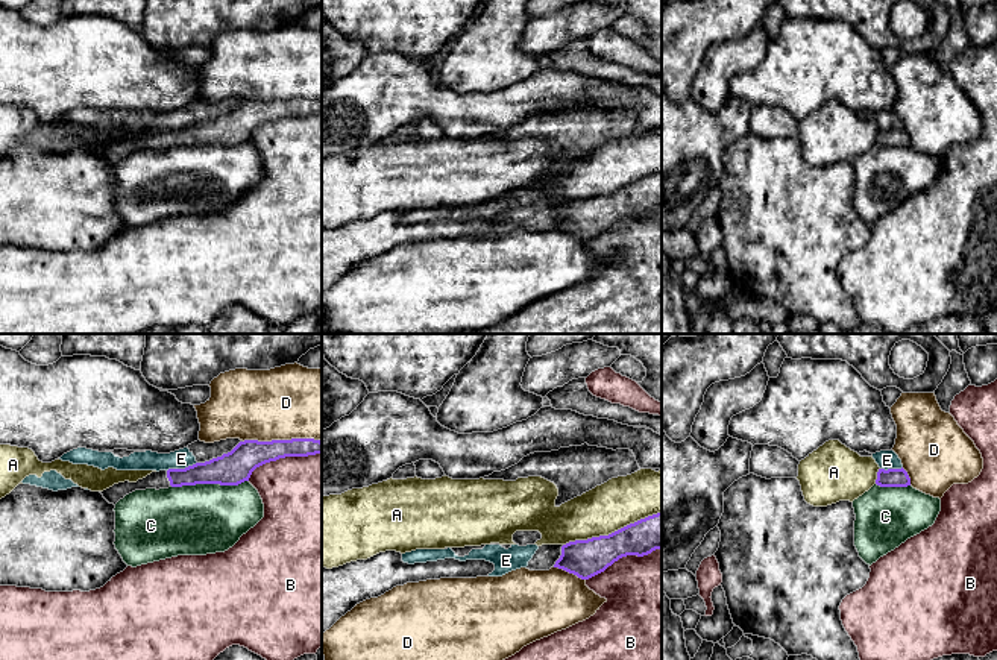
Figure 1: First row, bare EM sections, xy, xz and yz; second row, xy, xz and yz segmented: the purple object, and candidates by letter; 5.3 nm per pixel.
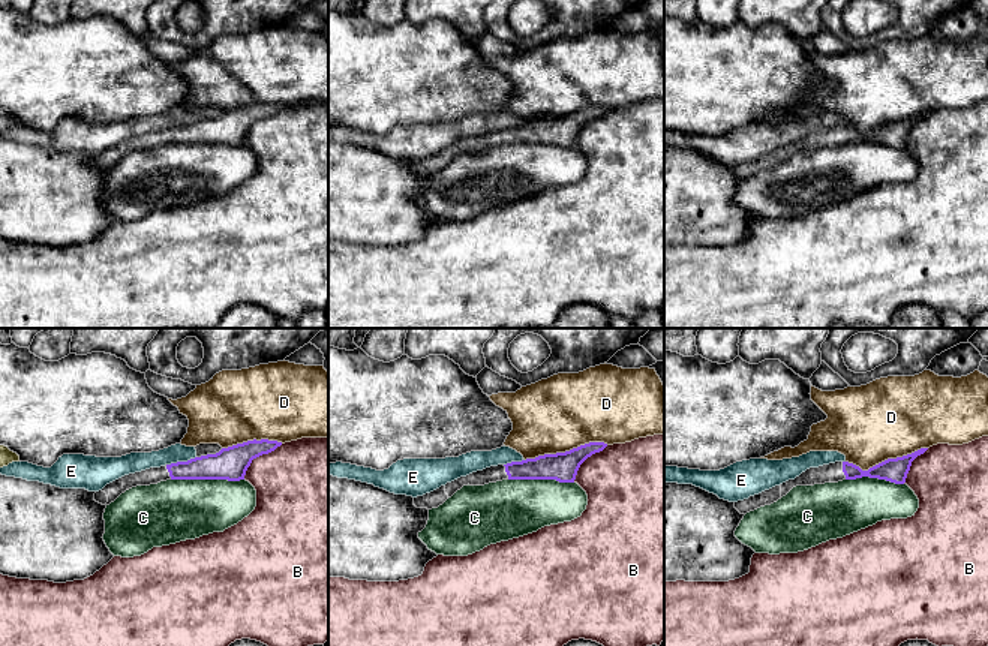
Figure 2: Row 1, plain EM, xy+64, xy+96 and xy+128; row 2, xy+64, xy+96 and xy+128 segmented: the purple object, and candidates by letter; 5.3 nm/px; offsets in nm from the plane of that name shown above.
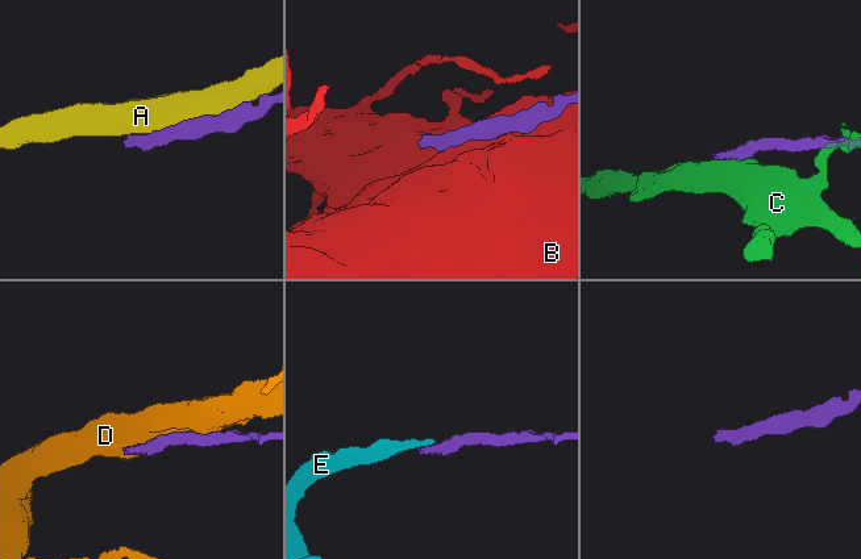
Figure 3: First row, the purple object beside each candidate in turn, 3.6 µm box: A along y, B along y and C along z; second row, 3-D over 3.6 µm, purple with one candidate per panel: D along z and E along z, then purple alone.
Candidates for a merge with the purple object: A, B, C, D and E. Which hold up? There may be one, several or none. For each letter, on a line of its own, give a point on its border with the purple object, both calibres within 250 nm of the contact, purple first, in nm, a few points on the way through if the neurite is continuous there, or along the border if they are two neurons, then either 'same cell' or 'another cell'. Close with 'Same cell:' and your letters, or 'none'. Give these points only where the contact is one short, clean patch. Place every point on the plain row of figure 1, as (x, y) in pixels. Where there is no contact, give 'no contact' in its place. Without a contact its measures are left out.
A: meets purple in xz at (612, 193); 200 nm thick on the purple side, 260 nm on the other; another cell
B: meets purple in xy at (283, 117); 170 nm thick on the purple side, 440 nm on the other; another cell
C: meets purple in xy at (210, 143); 180 nm thick on the purple side, 380 nm on the other; another cell
D: meets purple in xy at (281, 100); 160 nm thick on the purple side, 380 nm on the other; another cell
E: meets purple in xy at (181, 129); 160 nm thick on the purple side, 100 nm on the other; border along xy (196, 122), (167, 131); another cell
Same cell: none

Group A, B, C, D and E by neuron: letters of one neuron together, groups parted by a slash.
A / B / C / D / E

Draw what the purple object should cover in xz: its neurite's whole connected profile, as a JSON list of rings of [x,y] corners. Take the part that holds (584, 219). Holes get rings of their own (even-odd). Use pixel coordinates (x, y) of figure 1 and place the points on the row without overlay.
[[[662,173],[640,179],[609,196],[563,205],[554,228],[589,240],[622,217],[643,217],[656,209],[662,209]]]

